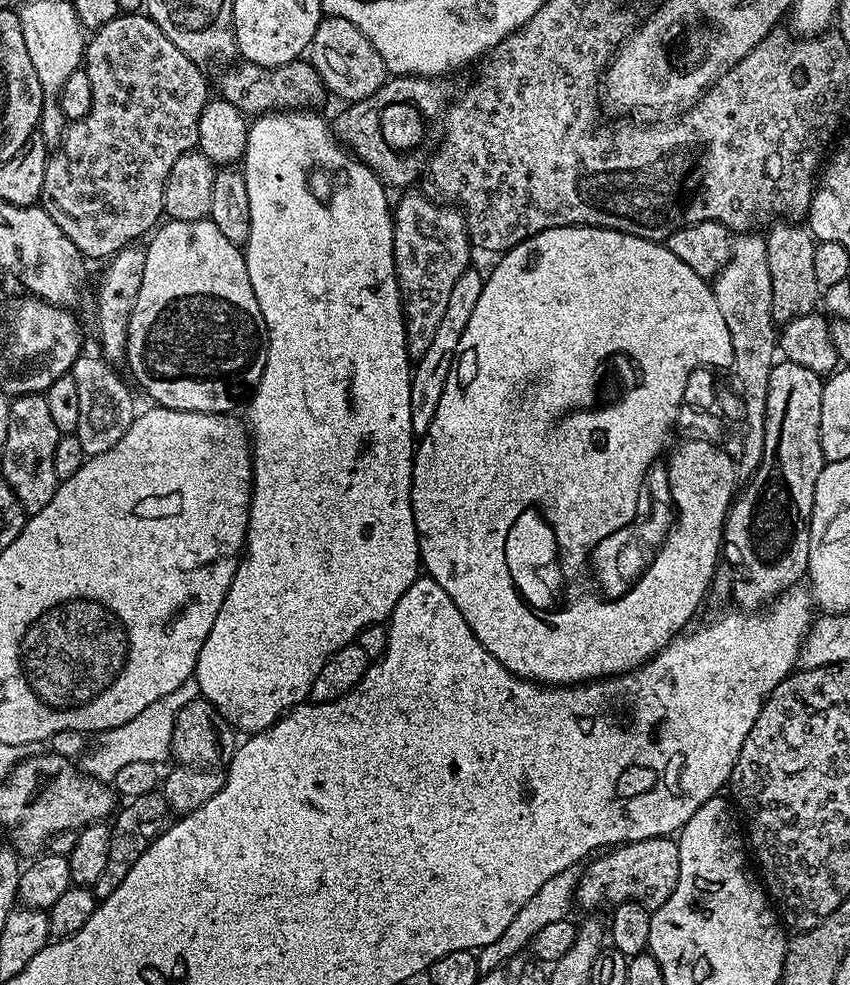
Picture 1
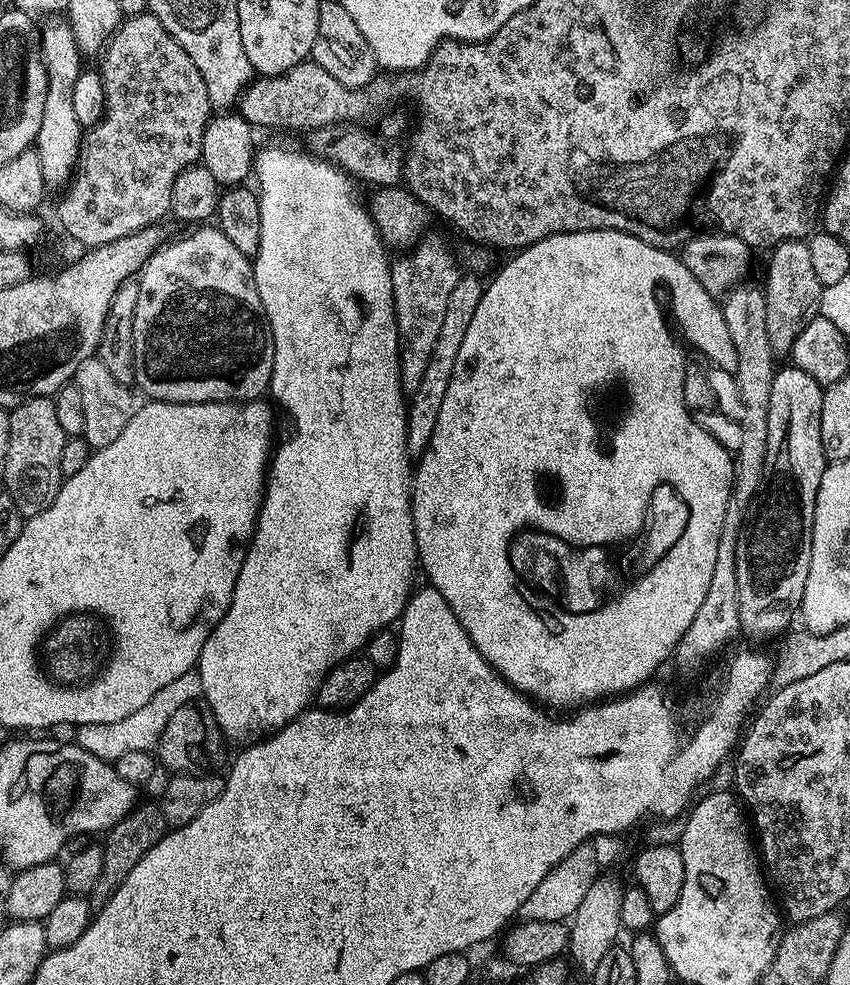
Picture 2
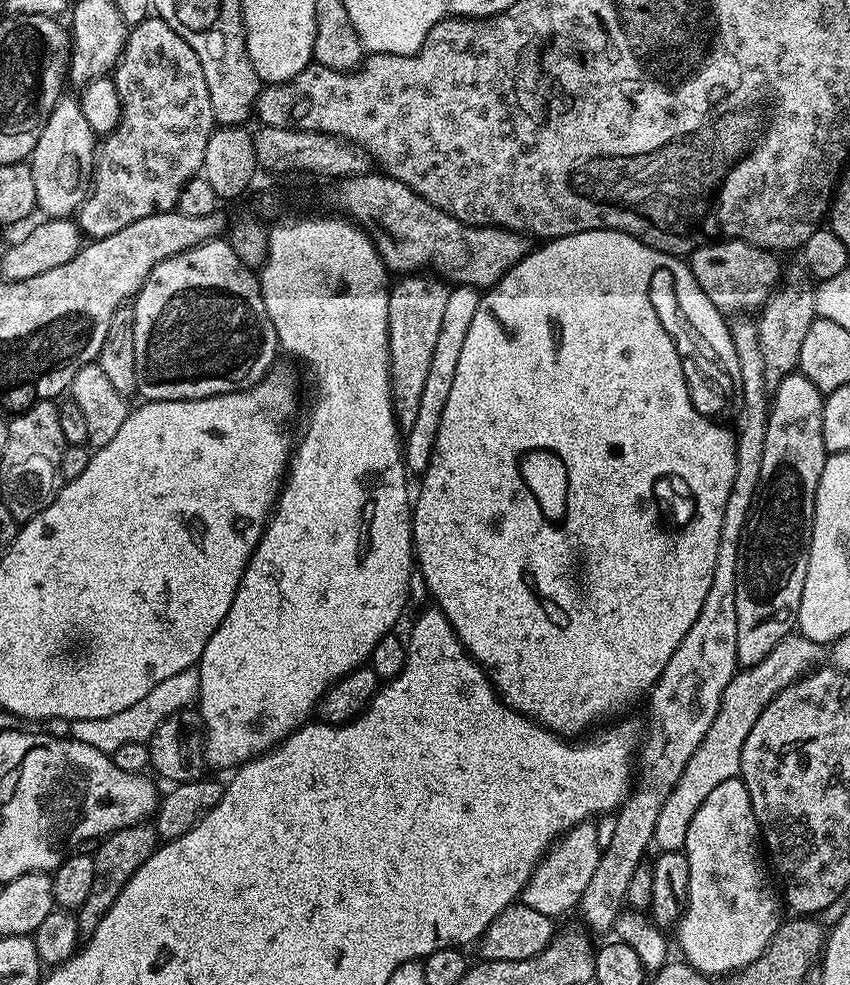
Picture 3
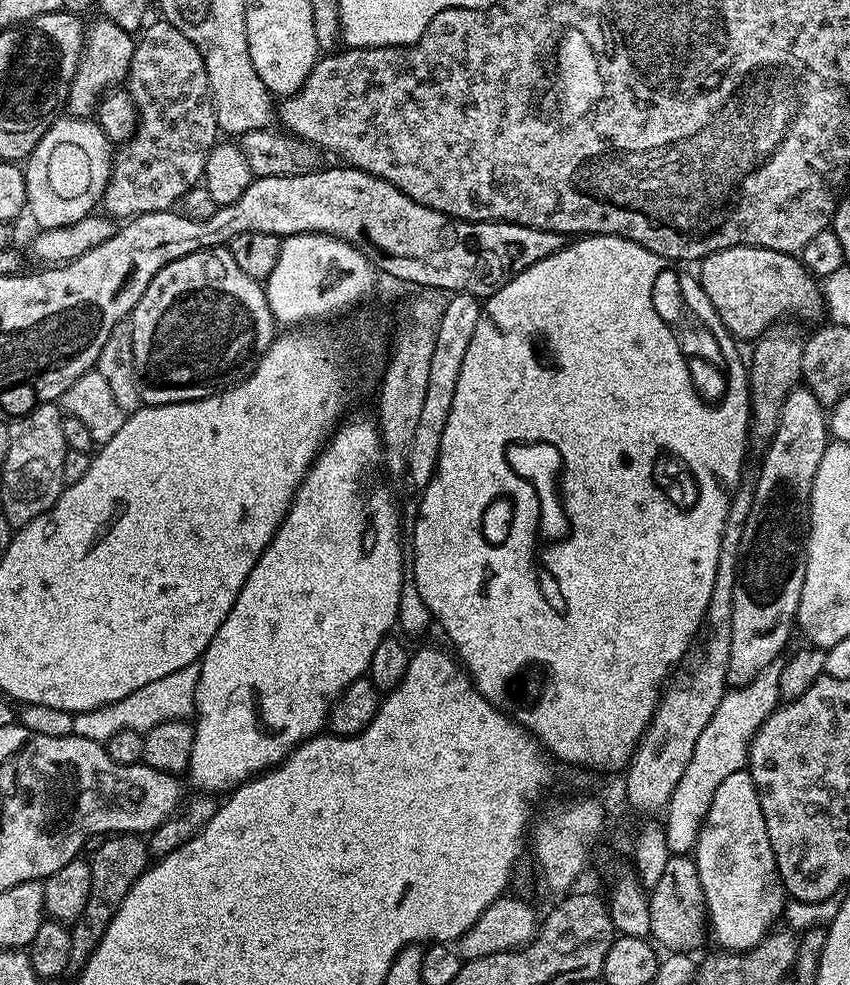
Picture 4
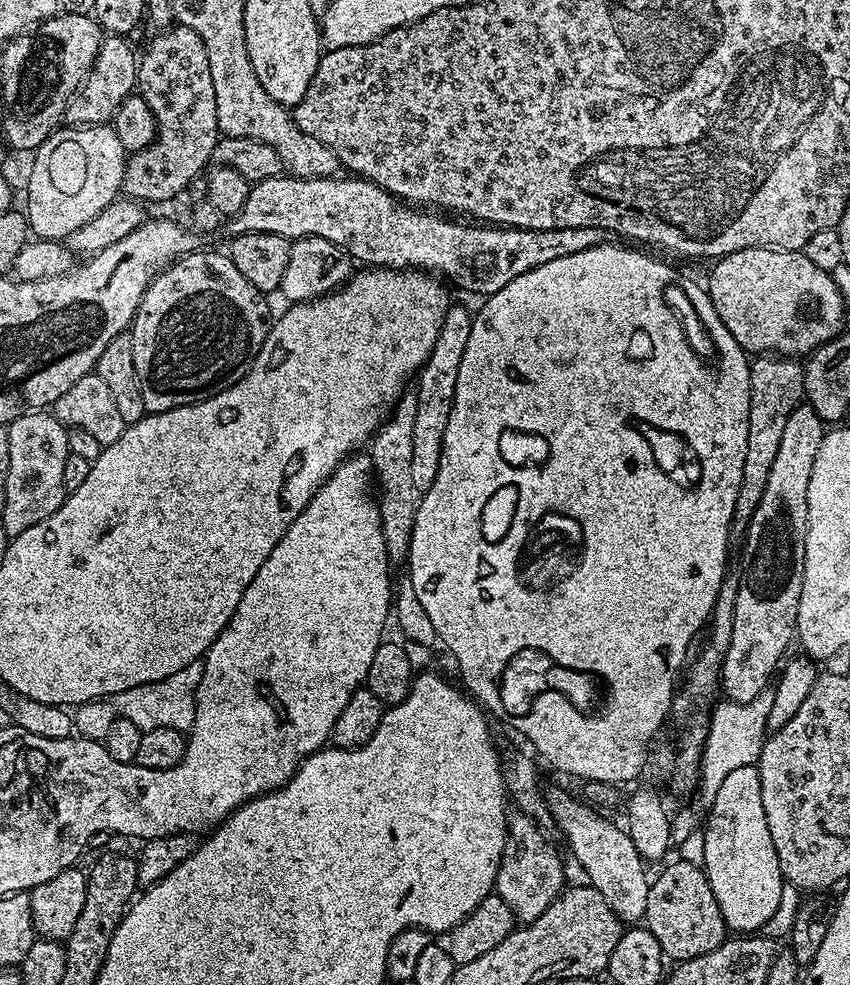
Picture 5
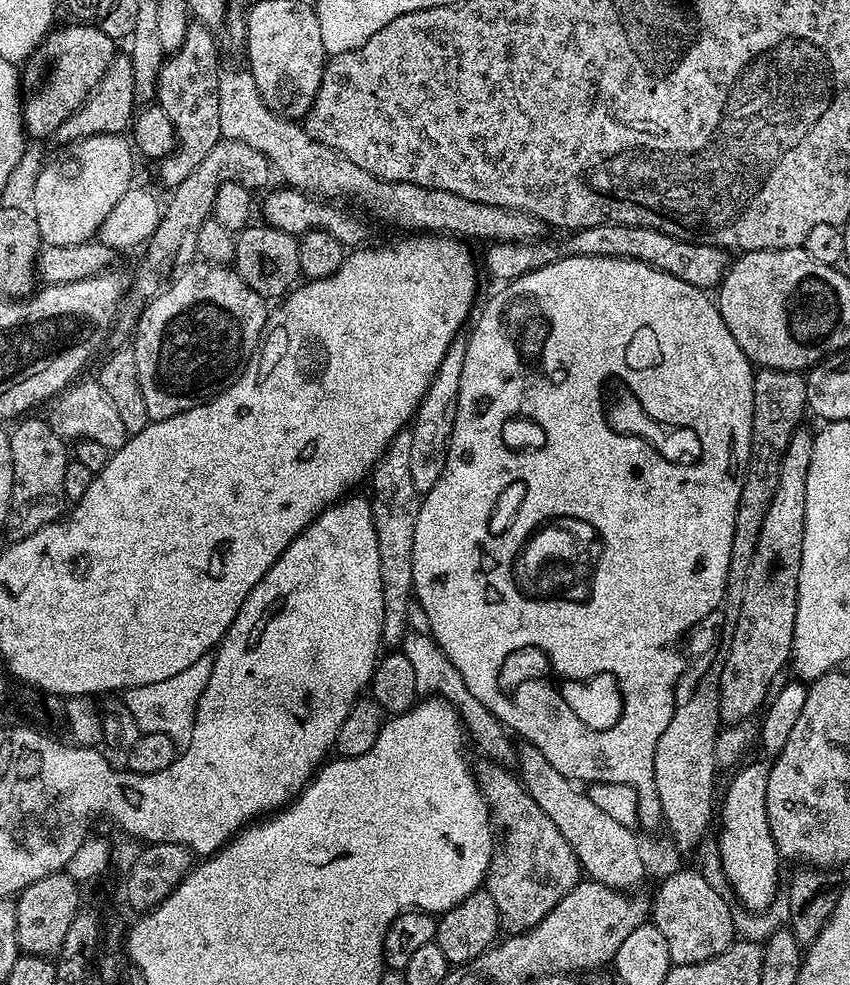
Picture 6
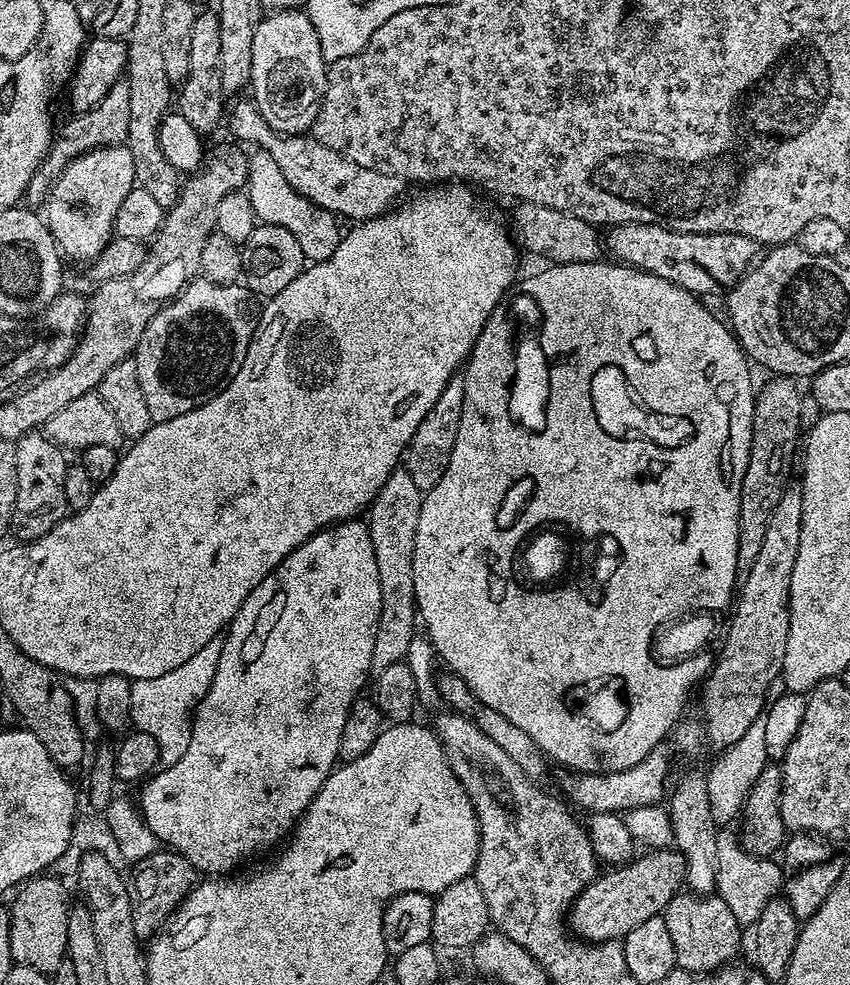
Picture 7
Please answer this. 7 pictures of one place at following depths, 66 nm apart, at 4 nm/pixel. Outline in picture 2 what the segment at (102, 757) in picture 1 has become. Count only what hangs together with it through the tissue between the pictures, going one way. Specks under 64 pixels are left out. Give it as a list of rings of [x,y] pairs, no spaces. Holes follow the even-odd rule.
[[[193,670],[182,674],[182,678],[174,678],[170,686],[162,686],[142,710],[137,710],[135,714],[129,714],[127,718],[122,718],[122,722],[113,724],[82,724],[76,729],[75,743],[84,747],[90,754],[97,756],[99,760],[115,762],[122,758],[122,754],[131,752],[152,752],[157,747],[162,738],[162,732],[166,730],[166,722],[174,715],[174,710],[182,706],[199,701],[202,696],[202,682],[199,671]]]

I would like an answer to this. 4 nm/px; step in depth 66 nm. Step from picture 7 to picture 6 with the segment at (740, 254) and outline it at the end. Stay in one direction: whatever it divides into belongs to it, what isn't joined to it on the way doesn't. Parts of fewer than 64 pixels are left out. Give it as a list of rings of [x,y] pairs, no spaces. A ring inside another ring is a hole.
[[[599,224],[589,228],[577,228],[564,241],[541,238],[527,244],[506,244],[492,242],[487,245],[488,253],[482,256],[482,264],[499,282],[516,280],[527,272],[552,264],[563,256],[605,256],[637,260],[649,264],[651,268],[662,270],[695,288],[712,290],[719,285],[726,271],[725,249],[709,244],[695,244],[689,240],[679,240],[670,234],[650,230],[646,226],[622,226],[621,224]]]

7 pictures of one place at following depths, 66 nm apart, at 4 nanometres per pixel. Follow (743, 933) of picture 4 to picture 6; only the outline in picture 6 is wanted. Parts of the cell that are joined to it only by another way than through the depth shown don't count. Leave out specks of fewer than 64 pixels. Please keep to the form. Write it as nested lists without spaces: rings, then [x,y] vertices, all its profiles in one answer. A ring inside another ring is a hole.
[[[760,760],[740,769],[729,782],[724,801],[718,804],[719,853],[724,876],[729,887],[736,891],[737,898],[745,904],[743,907],[757,914],[763,913],[775,899],[778,893],[776,875],[782,865],[766,814],[768,770],[769,765]]]

